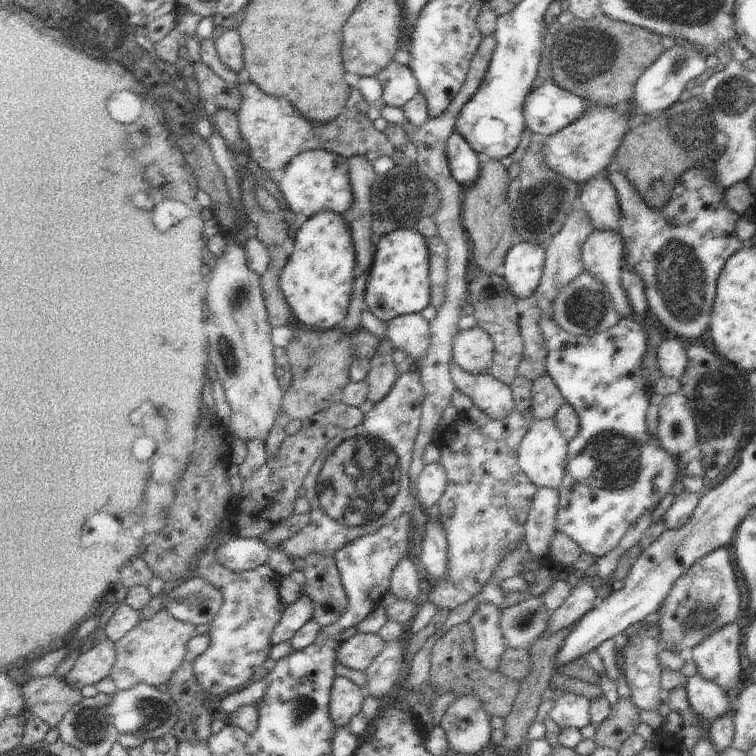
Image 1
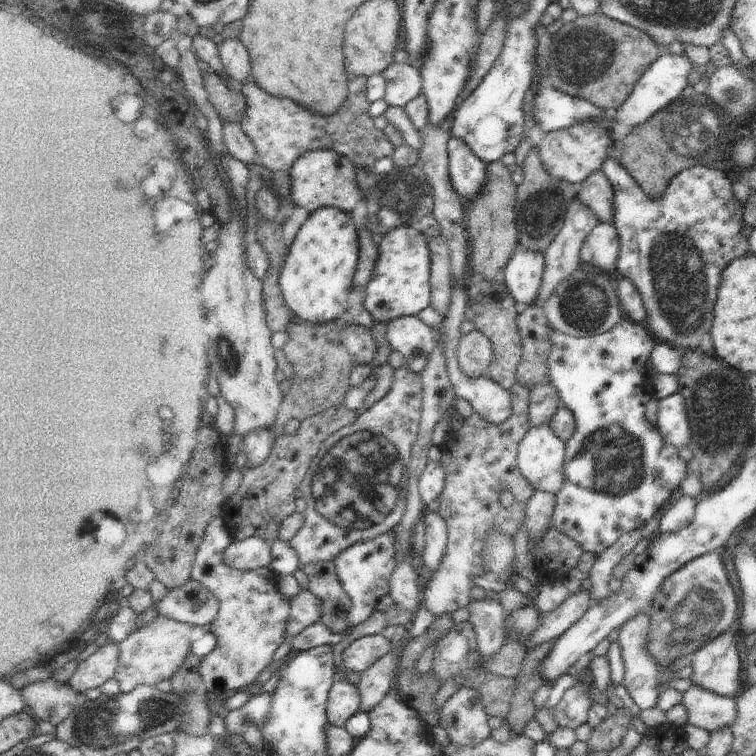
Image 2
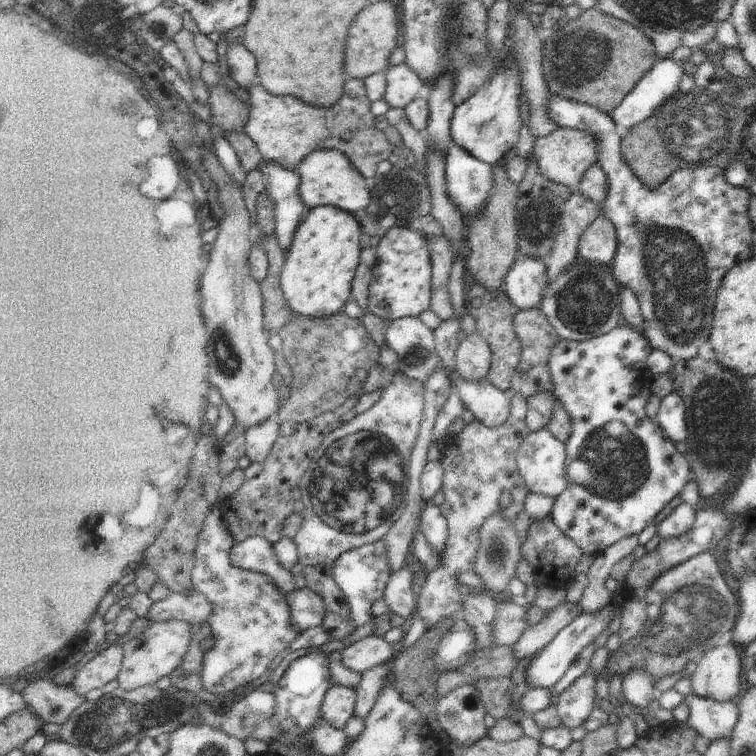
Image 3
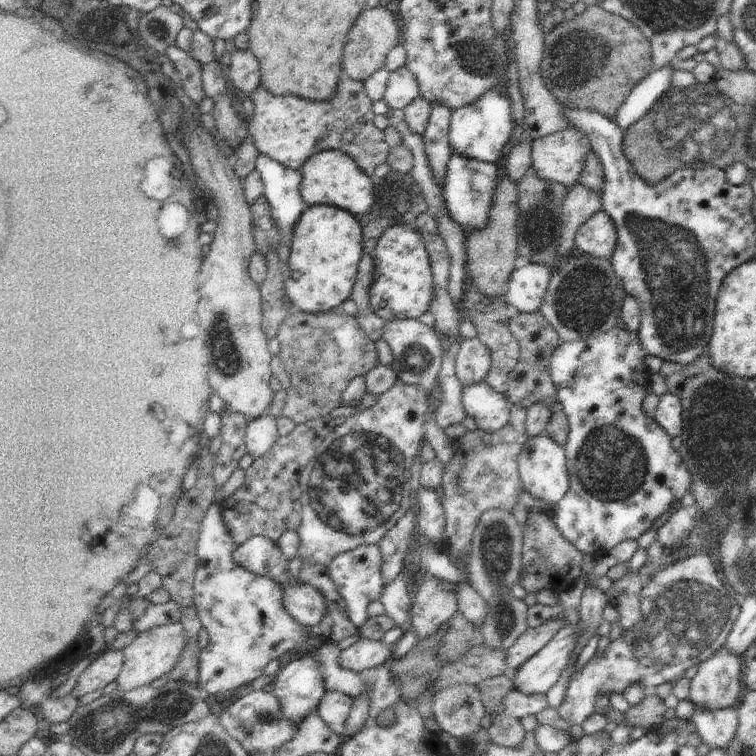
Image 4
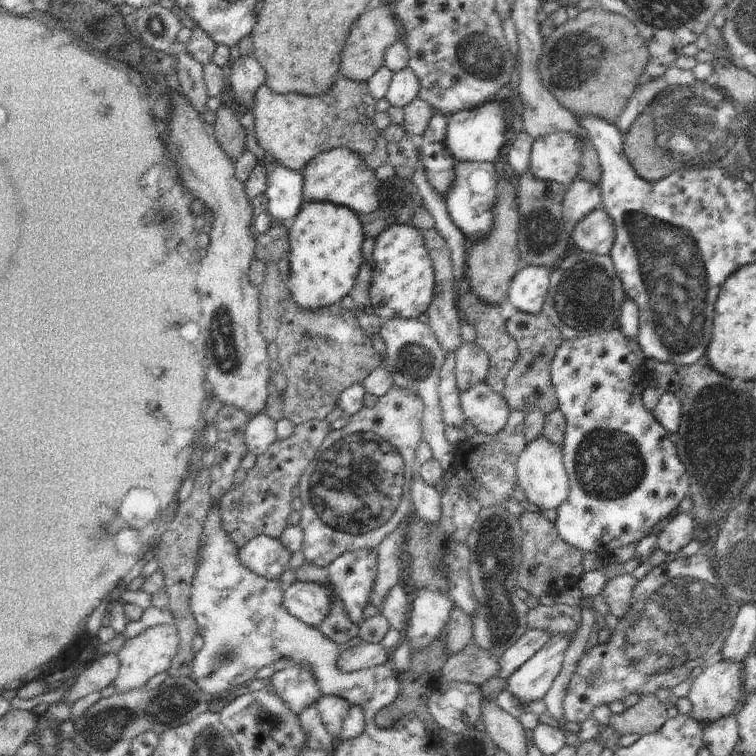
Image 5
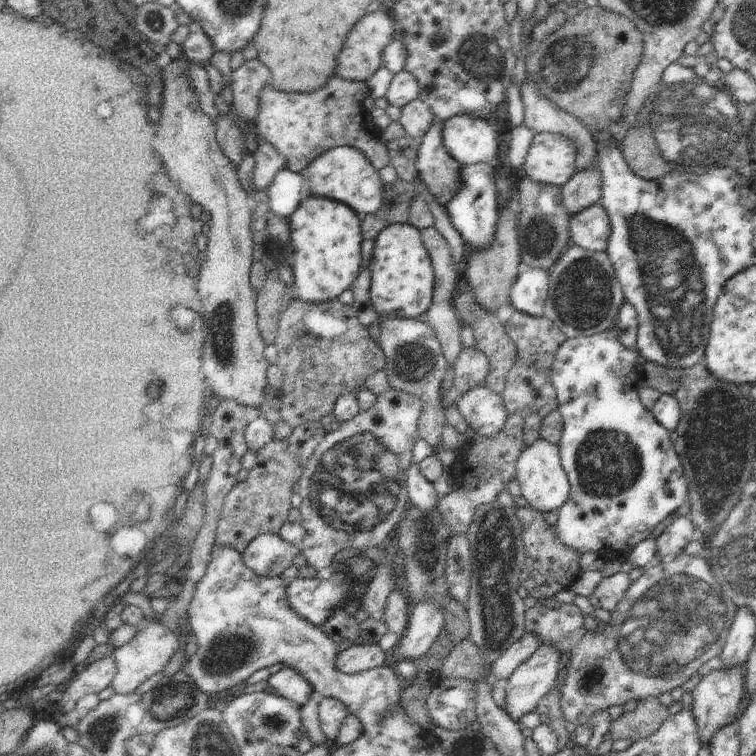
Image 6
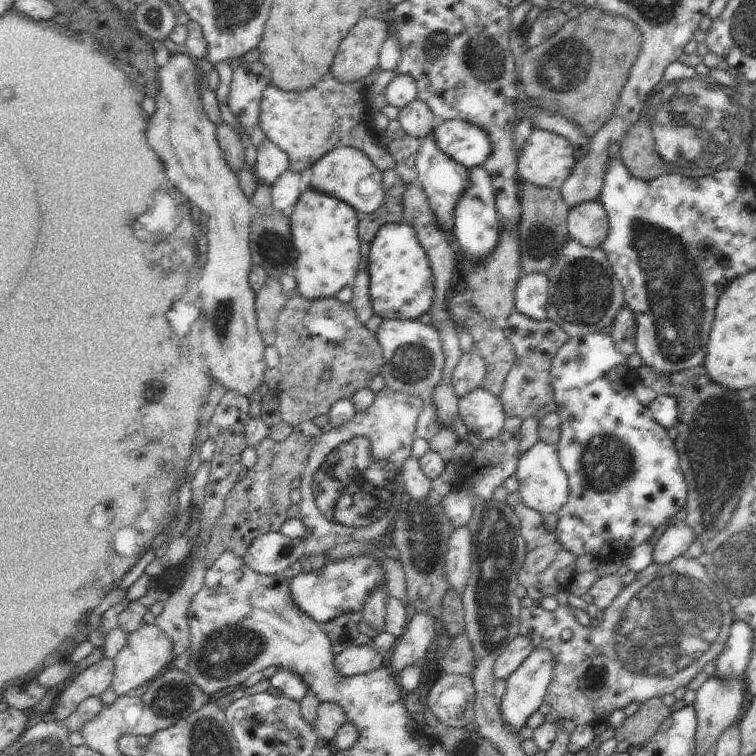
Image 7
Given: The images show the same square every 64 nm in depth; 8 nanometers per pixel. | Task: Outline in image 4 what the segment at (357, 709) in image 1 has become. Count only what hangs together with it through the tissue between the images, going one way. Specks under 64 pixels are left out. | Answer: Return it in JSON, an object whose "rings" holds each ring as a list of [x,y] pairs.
{"rings":[[[326,691],[319,703],[317,714],[335,734],[343,735],[354,699],[339,691]]]}

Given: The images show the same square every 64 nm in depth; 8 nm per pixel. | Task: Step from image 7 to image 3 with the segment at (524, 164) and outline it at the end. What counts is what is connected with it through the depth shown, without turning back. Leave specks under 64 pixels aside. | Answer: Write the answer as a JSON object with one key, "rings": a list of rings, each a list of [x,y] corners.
{"rings":[[[560,127],[552,130],[548,136],[536,139],[530,156],[538,162],[538,172],[544,178],[566,186],[574,186],[579,184],[582,174],[590,168],[590,164],[597,162],[598,140],[593,133]]]}

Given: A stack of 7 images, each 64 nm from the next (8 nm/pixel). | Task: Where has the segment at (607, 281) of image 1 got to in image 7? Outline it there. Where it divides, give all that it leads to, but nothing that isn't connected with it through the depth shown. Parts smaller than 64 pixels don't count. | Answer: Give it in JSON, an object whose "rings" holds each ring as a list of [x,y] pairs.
{"rings":[[[599,198],[574,206],[567,218],[568,237],[590,248],[601,246],[609,226],[606,209]]]}

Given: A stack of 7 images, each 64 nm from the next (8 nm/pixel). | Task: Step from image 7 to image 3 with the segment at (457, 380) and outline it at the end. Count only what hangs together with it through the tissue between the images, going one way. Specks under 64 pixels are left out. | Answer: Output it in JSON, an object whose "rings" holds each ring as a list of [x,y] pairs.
{"rings":[[[477,332],[470,334],[456,350],[456,372],[467,381],[482,380],[488,374],[491,356],[488,342]]]}

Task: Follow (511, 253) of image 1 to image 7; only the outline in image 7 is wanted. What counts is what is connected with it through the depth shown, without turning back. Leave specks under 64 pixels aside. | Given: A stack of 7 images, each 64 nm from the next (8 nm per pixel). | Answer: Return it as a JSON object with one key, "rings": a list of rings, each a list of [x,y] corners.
{"rings":[[[530,272],[520,279],[514,290],[515,311],[534,320],[546,320],[549,280],[545,274]]]}

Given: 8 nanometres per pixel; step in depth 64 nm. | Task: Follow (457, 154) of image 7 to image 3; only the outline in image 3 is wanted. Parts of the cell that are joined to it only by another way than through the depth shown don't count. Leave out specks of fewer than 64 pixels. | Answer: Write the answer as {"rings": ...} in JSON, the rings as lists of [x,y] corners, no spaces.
{"rings":[[[515,60],[500,64],[494,76],[464,104],[455,107],[450,123],[450,134],[454,144],[468,151],[470,156],[488,164],[496,165],[518,142],[522,119],[520,118],[520,66]]]}

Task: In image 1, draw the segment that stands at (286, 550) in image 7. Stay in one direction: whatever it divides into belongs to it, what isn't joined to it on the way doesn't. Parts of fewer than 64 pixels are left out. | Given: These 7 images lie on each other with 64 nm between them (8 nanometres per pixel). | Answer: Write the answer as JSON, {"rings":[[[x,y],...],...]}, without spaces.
{"rings":[[[232,536],[216,550],[216,561],[232,571],[247,571],[269,562],[269,543],[258,537]]]}

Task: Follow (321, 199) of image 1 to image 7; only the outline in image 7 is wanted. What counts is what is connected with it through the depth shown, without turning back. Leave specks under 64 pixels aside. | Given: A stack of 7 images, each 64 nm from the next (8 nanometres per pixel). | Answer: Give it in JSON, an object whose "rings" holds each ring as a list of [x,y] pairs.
{"rings":[[[340,147],[325,154],[314,166],[303,170],[299,176],[299,189],[318,190],[350,204],[360,215],[369,215],[382,206],[386,188],[381,182],[381,170],[374,166],[365,152],[354,147]]]}

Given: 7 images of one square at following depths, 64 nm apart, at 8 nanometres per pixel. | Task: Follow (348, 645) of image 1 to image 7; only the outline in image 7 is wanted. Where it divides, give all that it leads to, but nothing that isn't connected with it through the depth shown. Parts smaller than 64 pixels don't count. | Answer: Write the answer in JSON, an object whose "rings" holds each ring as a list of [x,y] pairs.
{"rings":[[[352,645],[335,655],[334,668],[345,677],[361,675],[380,668],[387,657],[386,653],[378,652],[373,646]]]}

